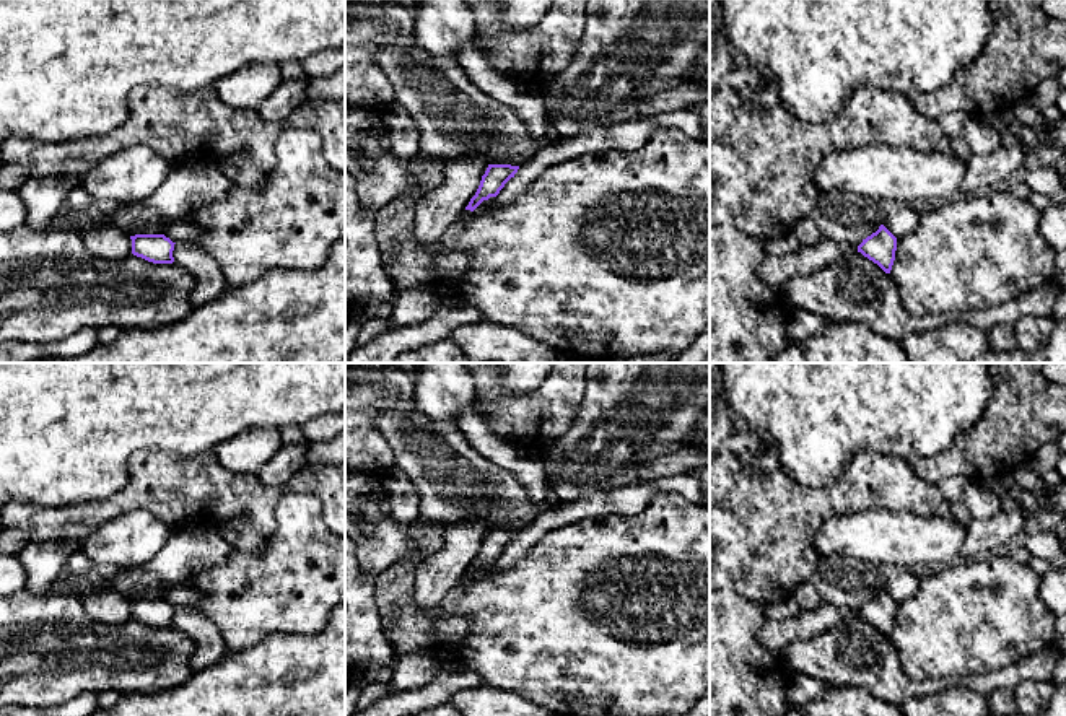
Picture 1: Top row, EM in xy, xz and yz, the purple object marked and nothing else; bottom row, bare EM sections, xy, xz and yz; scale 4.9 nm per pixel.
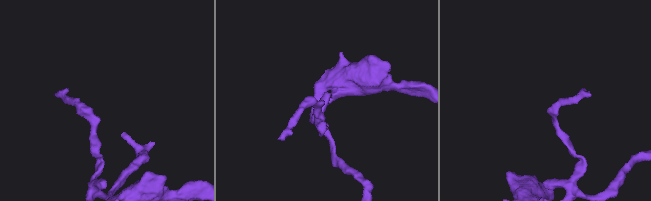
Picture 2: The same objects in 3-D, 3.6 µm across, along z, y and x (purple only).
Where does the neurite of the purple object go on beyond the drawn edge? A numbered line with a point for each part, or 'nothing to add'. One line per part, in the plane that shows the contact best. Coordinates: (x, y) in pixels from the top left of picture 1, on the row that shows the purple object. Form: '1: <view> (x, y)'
nothing to add

